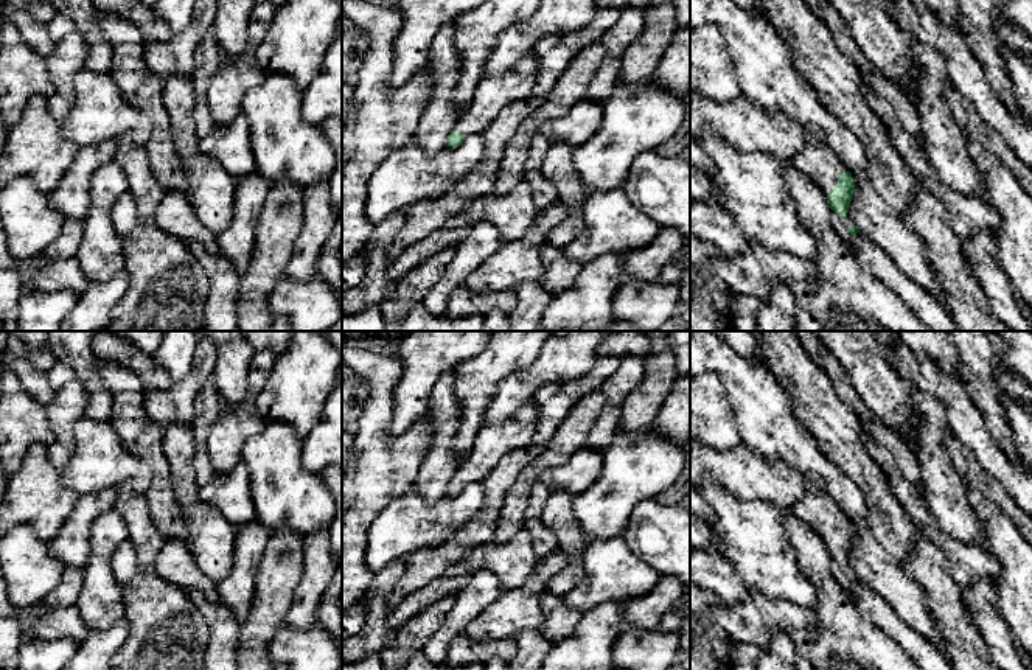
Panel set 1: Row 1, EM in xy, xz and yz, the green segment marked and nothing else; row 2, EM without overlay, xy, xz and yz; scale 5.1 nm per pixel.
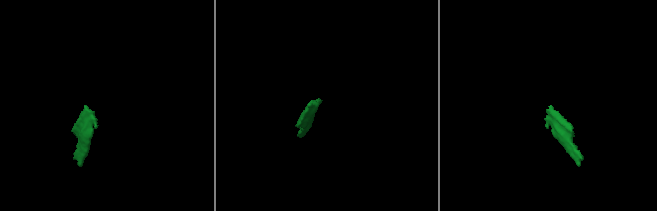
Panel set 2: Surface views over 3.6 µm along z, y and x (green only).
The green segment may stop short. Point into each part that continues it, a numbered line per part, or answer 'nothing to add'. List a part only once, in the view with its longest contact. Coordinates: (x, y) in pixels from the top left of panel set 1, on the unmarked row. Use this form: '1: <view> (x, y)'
1: yz (818, 509)

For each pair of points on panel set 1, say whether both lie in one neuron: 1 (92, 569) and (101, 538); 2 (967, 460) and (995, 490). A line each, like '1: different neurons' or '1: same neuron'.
1: same neuron
2: same neuron

